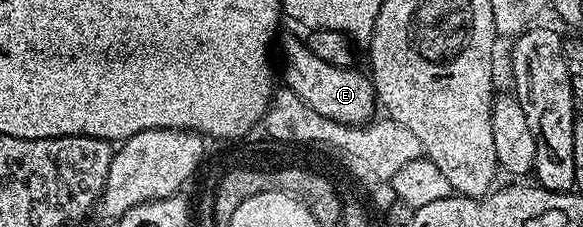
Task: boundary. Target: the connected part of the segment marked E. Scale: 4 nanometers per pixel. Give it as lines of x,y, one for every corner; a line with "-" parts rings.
283,35
279,39
279,47
281,43
281,63
285,66
284,86
288,90
299,93
299,97
303,97
303,101
307,101
307,105
311,105
311,109
315,109
315,113
319,113
323,117
331,117
331,121
360,125
370,122
374,118
373,110
378,110
379,107
377,92
373,89
372,78
366,72
364,75
363,72
357,71
358,69
353,67
327,65
327,61
319,61
319,57
315,57
315,53
311,53
308,42
304,38
296,39
293,35

